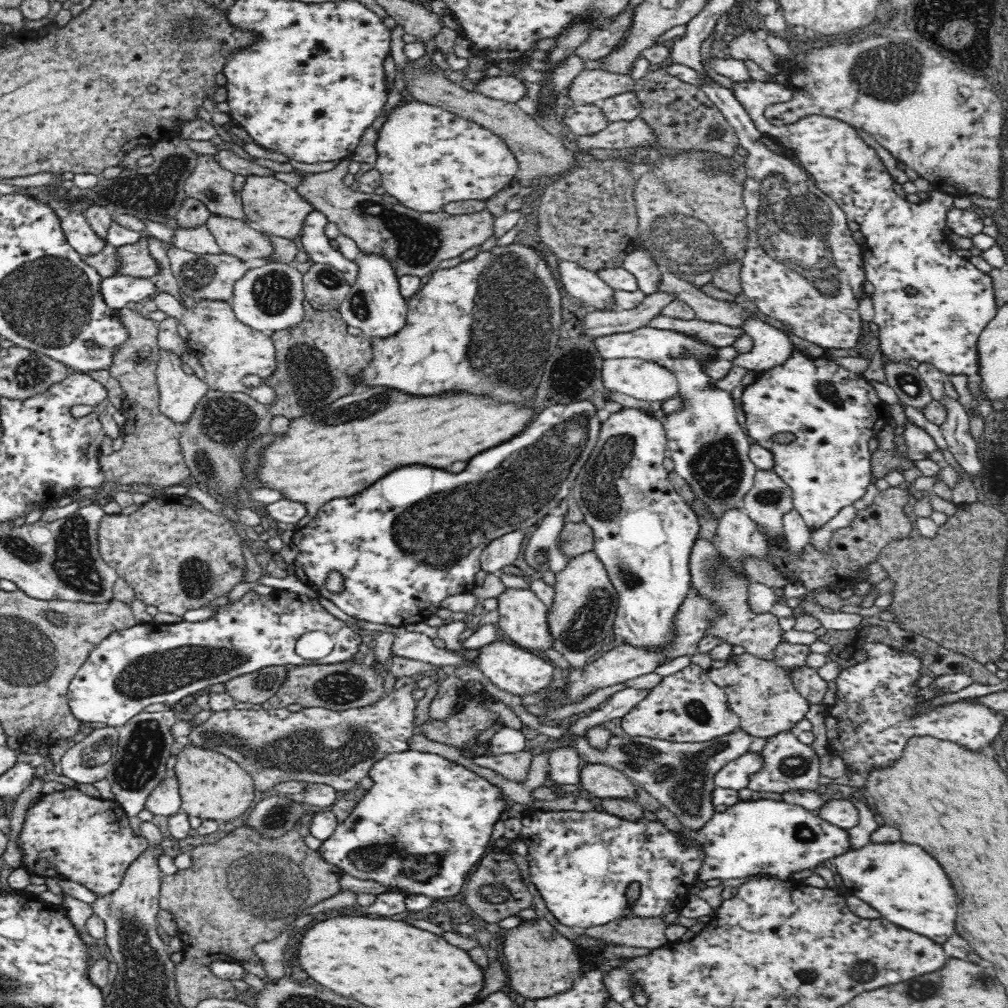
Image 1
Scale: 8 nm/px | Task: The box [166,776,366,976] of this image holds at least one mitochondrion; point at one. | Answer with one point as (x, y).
(267, 886)

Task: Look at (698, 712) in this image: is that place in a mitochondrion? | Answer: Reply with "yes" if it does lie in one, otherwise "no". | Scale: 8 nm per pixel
yes

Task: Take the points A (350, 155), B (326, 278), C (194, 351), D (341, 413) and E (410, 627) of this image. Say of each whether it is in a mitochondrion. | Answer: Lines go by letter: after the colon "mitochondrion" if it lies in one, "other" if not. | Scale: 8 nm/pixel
A: other
B: mitochondrion
C: other
D: mitochondrion
E: other

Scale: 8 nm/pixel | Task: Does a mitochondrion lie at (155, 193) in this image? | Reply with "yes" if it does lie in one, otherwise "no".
yes

